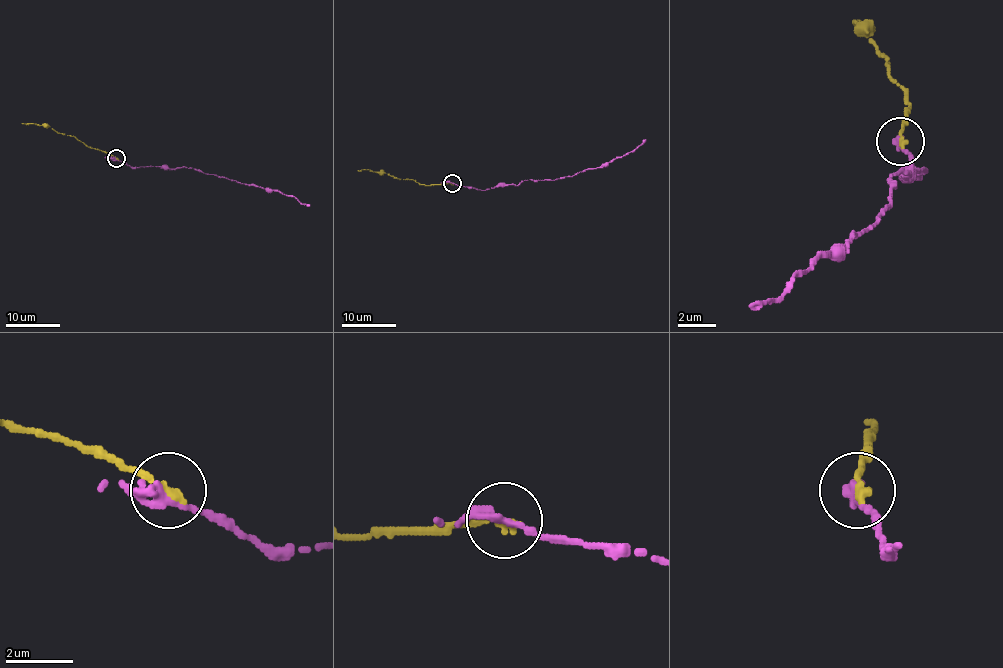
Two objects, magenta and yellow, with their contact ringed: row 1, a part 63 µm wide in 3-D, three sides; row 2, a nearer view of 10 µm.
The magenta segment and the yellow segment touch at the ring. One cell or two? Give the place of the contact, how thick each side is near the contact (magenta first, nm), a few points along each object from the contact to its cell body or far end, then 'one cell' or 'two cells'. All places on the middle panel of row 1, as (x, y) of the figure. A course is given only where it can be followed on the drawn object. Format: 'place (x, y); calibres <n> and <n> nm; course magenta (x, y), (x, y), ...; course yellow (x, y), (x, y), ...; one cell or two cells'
place (452, 183); calibres 280 and 320 nm; course magenta (451, 183), (488, 190), (505, 184), (518, 186), (530, 179), (561, 179), (605, 167), (628, 154), (646, 139); course yellow (452, 183), (426, 186), (388, 173), (358, 171); one cell

